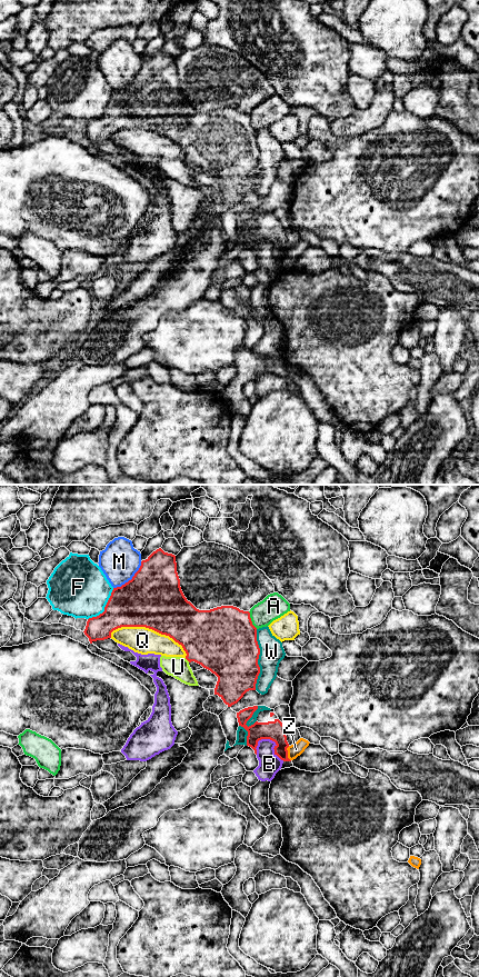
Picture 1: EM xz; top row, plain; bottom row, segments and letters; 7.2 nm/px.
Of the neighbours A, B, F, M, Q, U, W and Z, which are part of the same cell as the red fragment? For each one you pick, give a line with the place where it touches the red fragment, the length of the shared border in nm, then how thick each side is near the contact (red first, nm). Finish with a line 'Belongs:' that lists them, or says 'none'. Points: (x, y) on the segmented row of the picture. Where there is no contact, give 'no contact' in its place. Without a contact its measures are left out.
Belongs: none

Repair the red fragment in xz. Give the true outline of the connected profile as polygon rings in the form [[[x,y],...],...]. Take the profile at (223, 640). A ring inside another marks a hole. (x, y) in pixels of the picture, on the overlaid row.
[[[161,548],[141,561],[131,580],[113,588],[104,611],[89,618],[83,632],[92,644],[111,638],[111,632],[121,627],[146,627],[172,638],[182,646],[189,662],[194,661],[218,677],[214,695],[228,707],[237,704],[247,691],[256,690],[260,648],[250,612],[233,606],[197,609],[181,590],[176,556]]]

